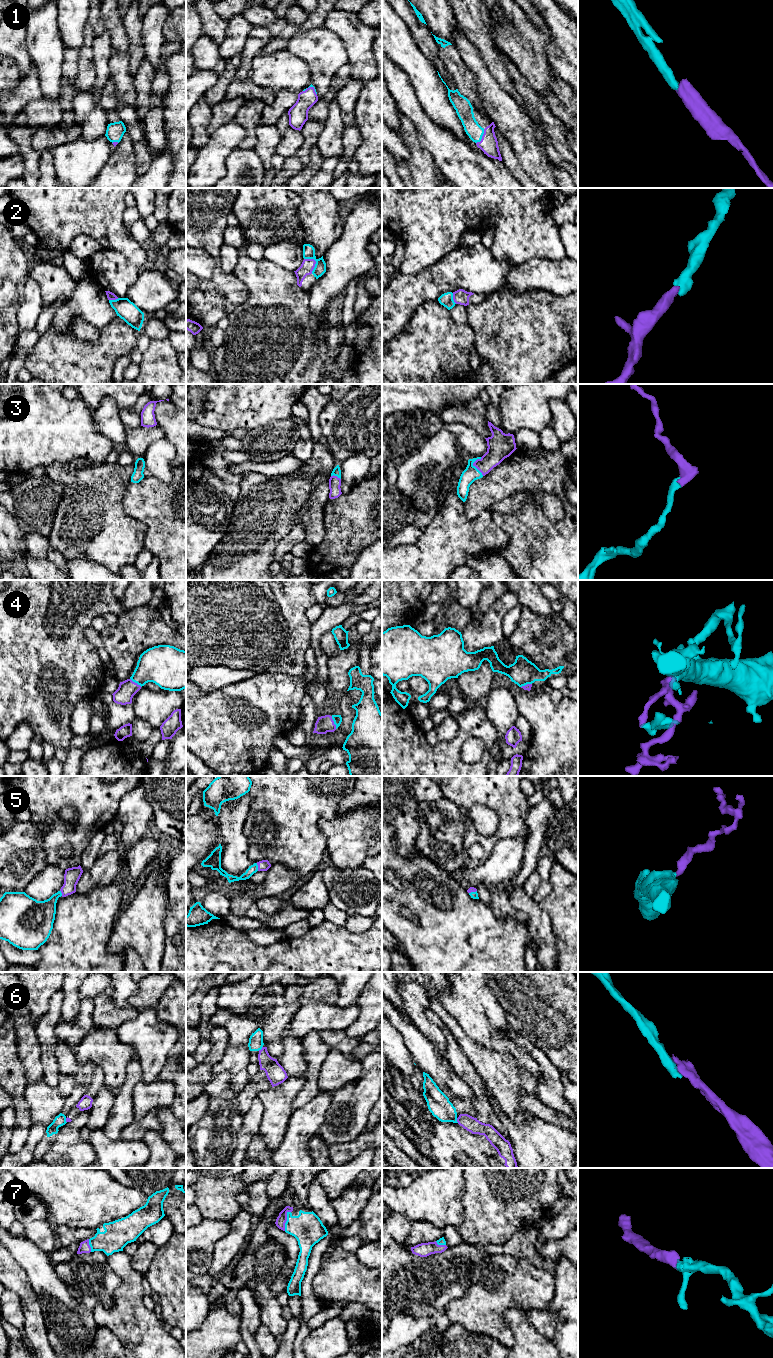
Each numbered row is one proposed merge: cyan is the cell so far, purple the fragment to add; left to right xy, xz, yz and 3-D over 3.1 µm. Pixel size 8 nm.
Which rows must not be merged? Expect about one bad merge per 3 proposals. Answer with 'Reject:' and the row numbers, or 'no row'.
Reject: 6

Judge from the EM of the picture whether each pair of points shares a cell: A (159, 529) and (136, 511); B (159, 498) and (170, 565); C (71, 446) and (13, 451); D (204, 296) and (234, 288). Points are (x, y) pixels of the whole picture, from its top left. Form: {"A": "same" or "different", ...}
{"A": "same", "B": "same", "C": "same", "D": "same"}

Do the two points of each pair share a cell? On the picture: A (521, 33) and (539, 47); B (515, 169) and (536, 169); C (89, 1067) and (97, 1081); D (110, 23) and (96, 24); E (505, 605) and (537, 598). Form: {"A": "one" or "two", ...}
{"A": "one", "B": "two", "C": "two", "D": "two", "E": "two"}

